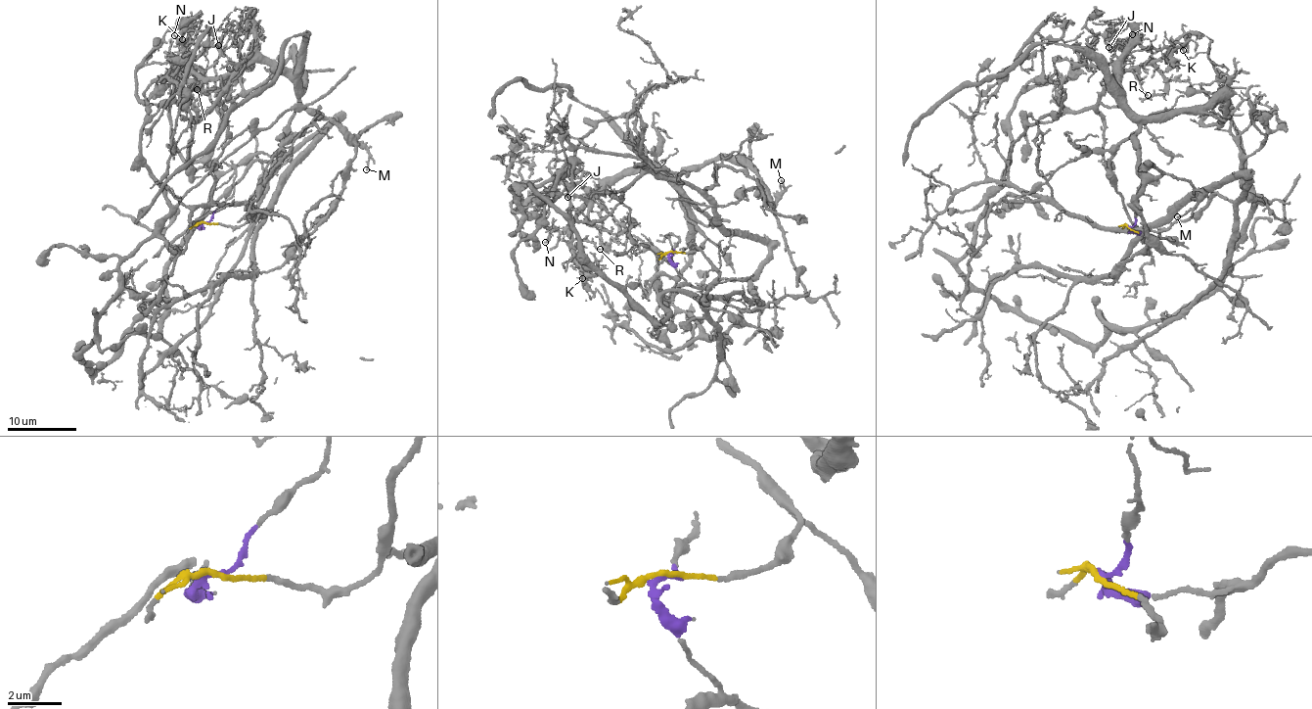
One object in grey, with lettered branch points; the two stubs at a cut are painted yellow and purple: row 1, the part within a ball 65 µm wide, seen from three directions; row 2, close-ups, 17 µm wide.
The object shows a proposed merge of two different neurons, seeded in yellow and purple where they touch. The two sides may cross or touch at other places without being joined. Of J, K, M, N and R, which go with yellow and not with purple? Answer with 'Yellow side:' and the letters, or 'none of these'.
Yellow side: J, K, M, N, R

